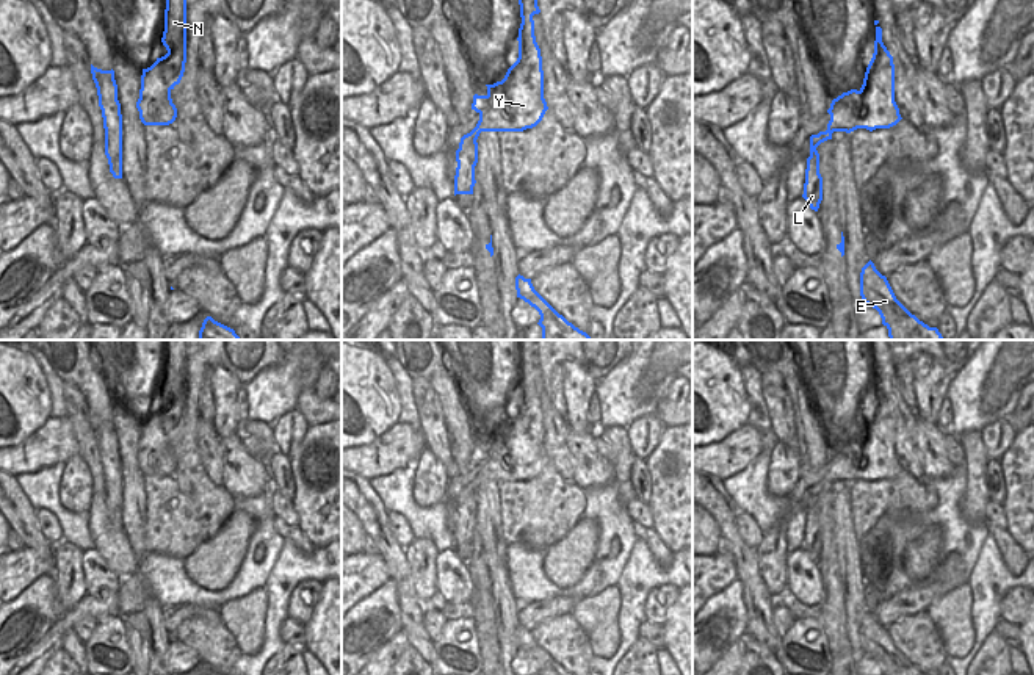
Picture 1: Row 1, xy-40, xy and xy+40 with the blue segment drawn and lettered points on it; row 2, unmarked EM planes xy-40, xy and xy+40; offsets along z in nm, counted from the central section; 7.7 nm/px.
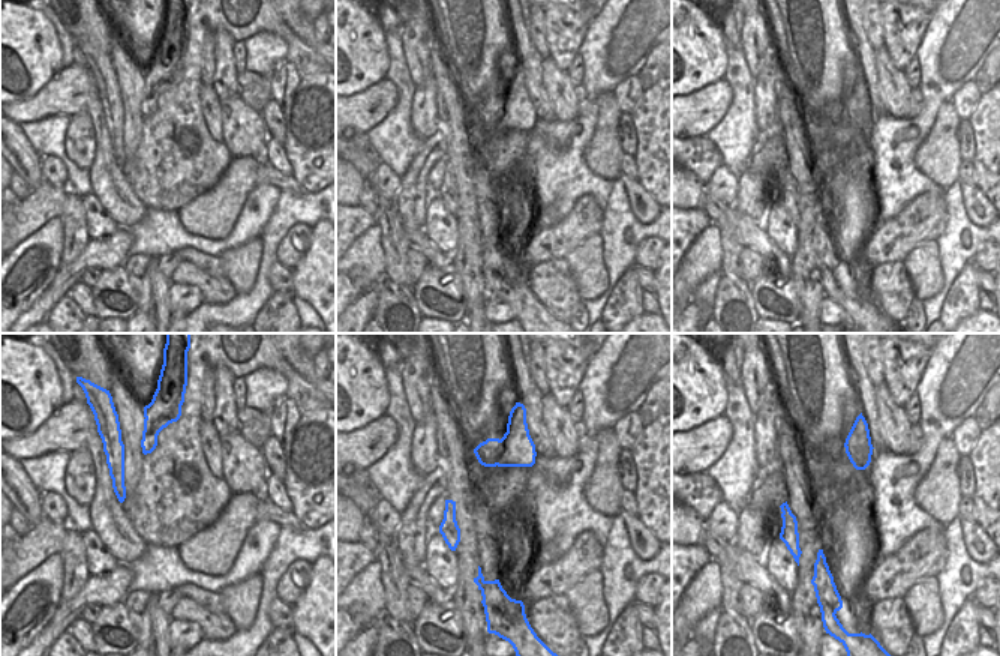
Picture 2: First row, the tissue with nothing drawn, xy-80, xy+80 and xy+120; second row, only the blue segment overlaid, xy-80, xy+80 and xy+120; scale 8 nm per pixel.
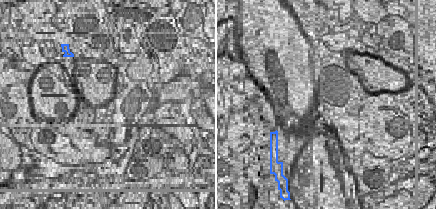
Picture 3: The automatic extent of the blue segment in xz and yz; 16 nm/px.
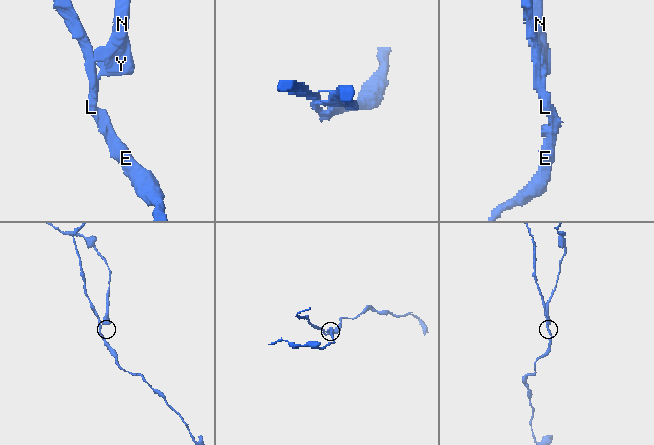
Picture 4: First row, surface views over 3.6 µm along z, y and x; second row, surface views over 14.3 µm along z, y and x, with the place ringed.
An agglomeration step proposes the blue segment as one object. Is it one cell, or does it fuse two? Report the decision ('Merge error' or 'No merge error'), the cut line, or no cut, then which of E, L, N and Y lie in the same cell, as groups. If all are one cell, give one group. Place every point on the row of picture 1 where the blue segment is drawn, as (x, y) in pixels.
Merge error. Split along xy (475, 140), (464, 140), (459, 144). Groups: E L / N Y.

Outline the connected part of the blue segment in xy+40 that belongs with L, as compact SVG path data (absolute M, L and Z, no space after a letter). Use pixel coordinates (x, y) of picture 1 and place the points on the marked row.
M815 150L807 158L805 183L802 197L808 202L810 208L818 211L822 200L822 177L819 174L819 153Z

